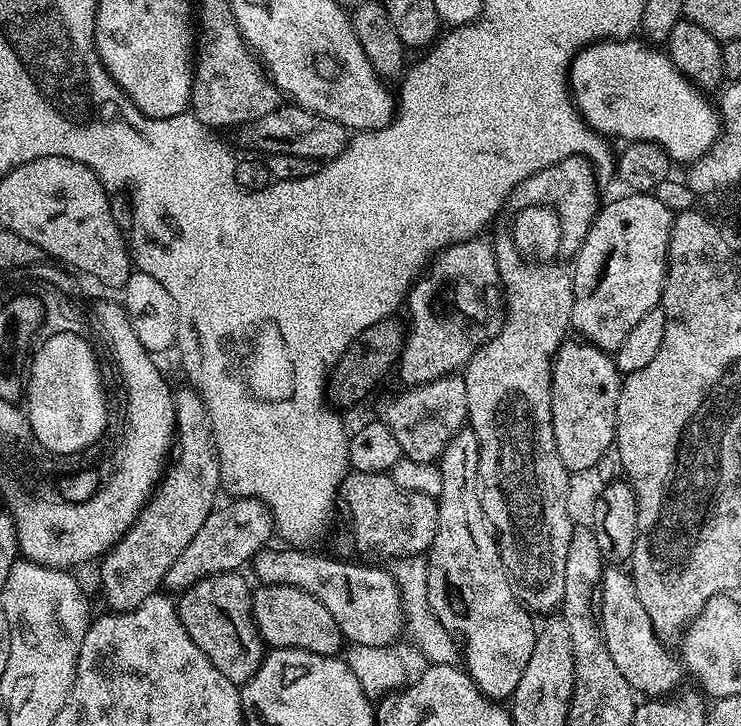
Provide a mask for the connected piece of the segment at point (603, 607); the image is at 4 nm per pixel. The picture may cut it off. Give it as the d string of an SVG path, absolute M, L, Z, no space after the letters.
M608 566L600 573L598 619L606 650L610 650L614 666L622 670L622 678L626 678L632 689L637 693L645 692L648 698L664 698L681 687L680 679L686 676L685 669L674 652L672 657L668 649L671 647L654 630L650 614L646 614L646 606L642 606L642 598L638 598L631 575L623 567Z

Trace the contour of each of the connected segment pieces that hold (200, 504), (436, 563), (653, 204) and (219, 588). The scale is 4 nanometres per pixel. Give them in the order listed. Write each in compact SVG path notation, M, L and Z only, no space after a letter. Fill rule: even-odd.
M191 386L176 388L172 401L176 407L176 438L174 441L174 459L167 465L166 471L160 477L156 490L144 504L144 509L138 514L136 521L126 530L126 534L109 552L105 552L98 564L100 573L99 591L104 591L104 600L109 604L113 613L129 612L146 598L157 595L158 589L163 585L166 570L174 566L174 558L190 546L194 534L206 522L206 518L217 507L216 495L222 492L220 482L220 460L216 456L216 444L212 440L210 418L204 405L204 399L196 393Z
M465 426L460 429L457 436L452 437L452 441L446 446L446 450L438 461L442 470L442 494L438 498L440 509L438 510L438 530L434 534L434 542L426 553L426 563L428 566L428 605L430 610L438 618L438 622L458 641L462 649L462 664L466 669L468 677L477 684L482 695L487 696L489 700L504 702L511 697L512 692L518 686L522 678L522 670L526 670L526 662L530 662L530 654L534 650L534 642L538 631L538 624L533 613L521 604L516 597L516 589L512 587L511 580L508 579L508 571L504 569L504 563L500 557L500 548L496 545L495 535L490 531L490 525L484 516L482 502L480 501L480 443L475 432L471 427Z
M633 191L628 195L632 196L620 196L609 204L607 201L597 211L584 245L574 254L576 269L570 272L574 290L571 327L575 331L577 328L580 331L577 333L588 343L609 354L615 354L626 334L634 330L635 324L658 307L660 295L664 293L664 277L668 275L668 243L672 233L673 209L668 209L656 194Z
M239 571L223 572L217 576L202 578L190 586L179 597L180 621L186 626L186 634L230 682L238 686L248 683L248 679L260 669L266 655L266 645L252 617L252 593Z

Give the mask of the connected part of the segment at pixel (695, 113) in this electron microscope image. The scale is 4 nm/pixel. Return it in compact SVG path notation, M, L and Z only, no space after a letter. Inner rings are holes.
M605 38L596 41L595 44L587 44L573 55L572 63L568 65L566 75L572 102L579 110L584 123L590 125L601 136L605 138L617 136L618 139L624 140L623 142L645 140L667 152L669 160L673 162L681 160L684 166L688 166L712 151L716 139L720 136L721 114L714 107L713 101L711 104L704 97L707 95L676 68L667 51L660 49L659 52L656 48L659 47L640 38L626 40Z

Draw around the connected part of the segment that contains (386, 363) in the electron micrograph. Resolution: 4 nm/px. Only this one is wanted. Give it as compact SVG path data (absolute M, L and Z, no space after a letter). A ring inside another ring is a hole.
M396 318L379 320L374 322L374 326L366 326L366 330L362 330L362 334L358 334L358 338L350 342L346 354L338 358L338 362L328 373L326 396L332 407L345 410L344 408L362 403L387 378L388 371L397 367L405 335L405 325L401 321L399 324Z

